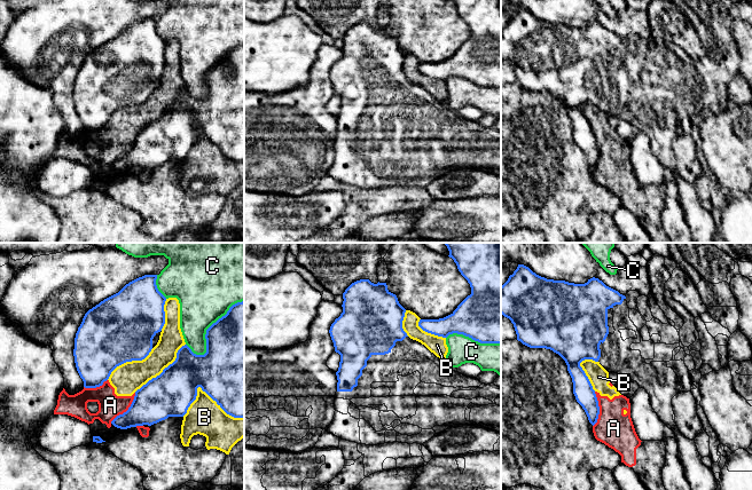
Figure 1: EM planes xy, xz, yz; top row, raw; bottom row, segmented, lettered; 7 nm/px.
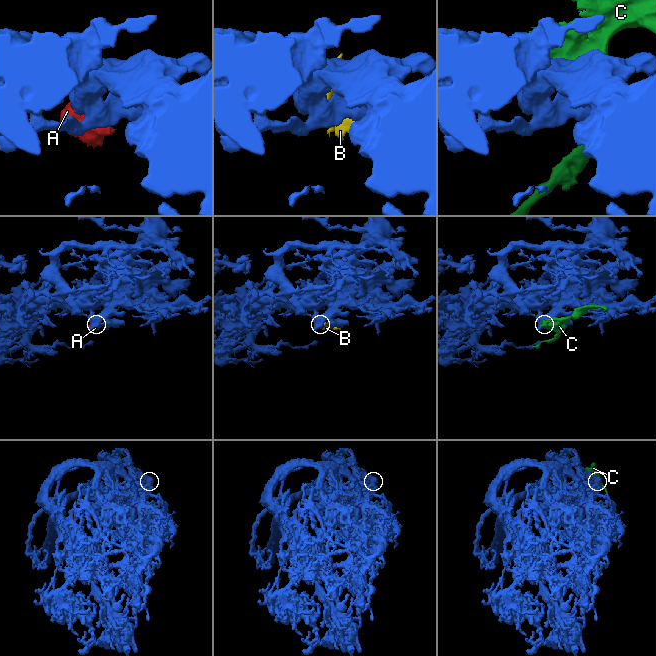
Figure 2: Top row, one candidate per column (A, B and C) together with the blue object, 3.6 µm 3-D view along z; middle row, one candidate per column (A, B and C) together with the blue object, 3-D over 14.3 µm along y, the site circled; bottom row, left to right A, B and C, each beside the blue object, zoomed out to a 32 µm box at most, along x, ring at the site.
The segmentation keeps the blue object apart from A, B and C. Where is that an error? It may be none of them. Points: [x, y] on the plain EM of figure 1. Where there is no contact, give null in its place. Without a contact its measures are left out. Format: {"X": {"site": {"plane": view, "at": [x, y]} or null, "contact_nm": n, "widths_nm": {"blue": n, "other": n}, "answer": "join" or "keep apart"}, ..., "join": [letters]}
{"A": {"site": {"plane": "xy", "at": [127, 153]}, "contact_nm": 280, "widths_nm": {"blue": 300, "other": 170}, "answer": "keep apart"}, "B": {"site": {"plane": "xy", "at": [206, 136]}, "contact_nm": 440, "widths_nm": {"blue": 500, "other": 260}, "answer": "keep apart"}, "C": {"site": {"plane": "xy", "at": [209, 71]}, "contact_nm": 500, "widths_nm": {"blue": 480, "other": 400}, "answer": "keep apart"}, "join": []}

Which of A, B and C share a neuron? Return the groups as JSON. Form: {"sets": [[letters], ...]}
{"sets": [["A", "B"], ["C"]]}

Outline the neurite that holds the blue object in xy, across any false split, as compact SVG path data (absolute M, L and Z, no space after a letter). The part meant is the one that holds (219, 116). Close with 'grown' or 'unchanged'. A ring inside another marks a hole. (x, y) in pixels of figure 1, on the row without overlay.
M244 45L233 48L227 57L213 66L205 78L206 96L196 98L185 88L175 104L135 135L126 156L111 167L120 173L151 169L169 160L183 160L196 143L201 131L217 148L234 161L244 161Z; unchanged

